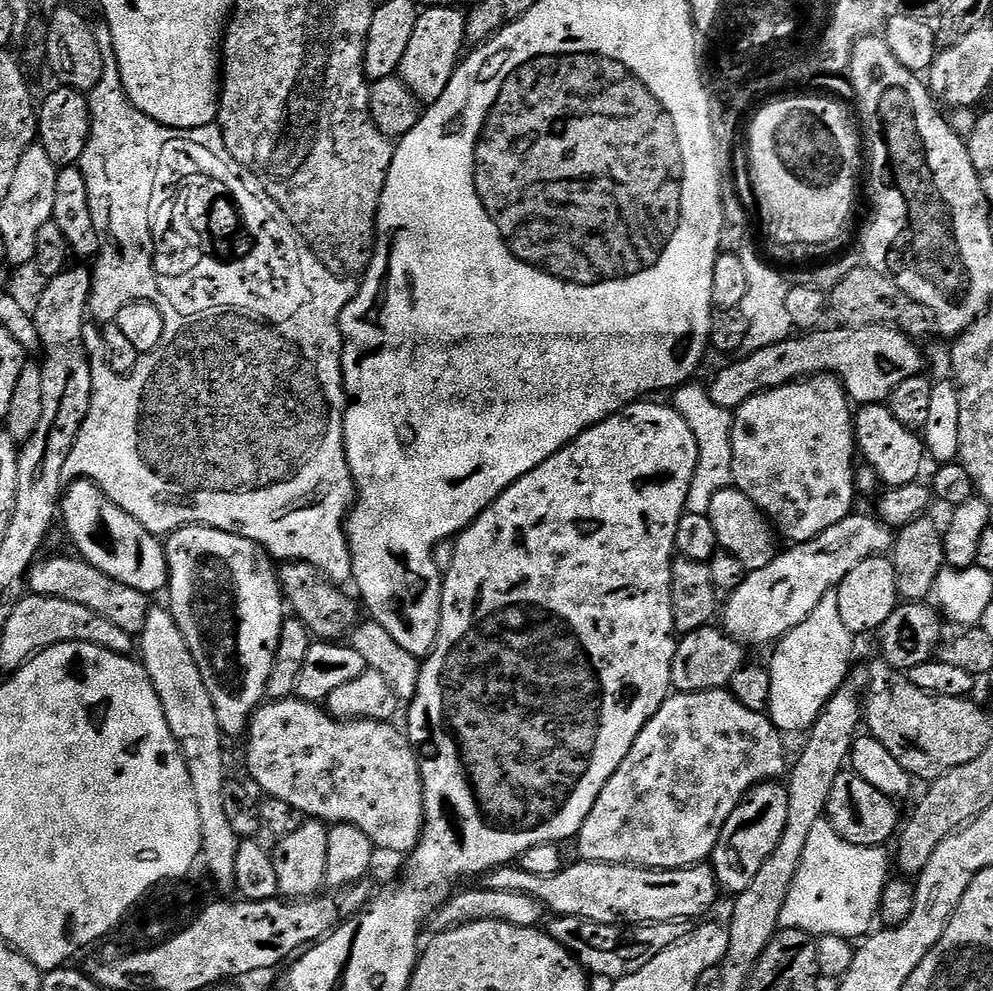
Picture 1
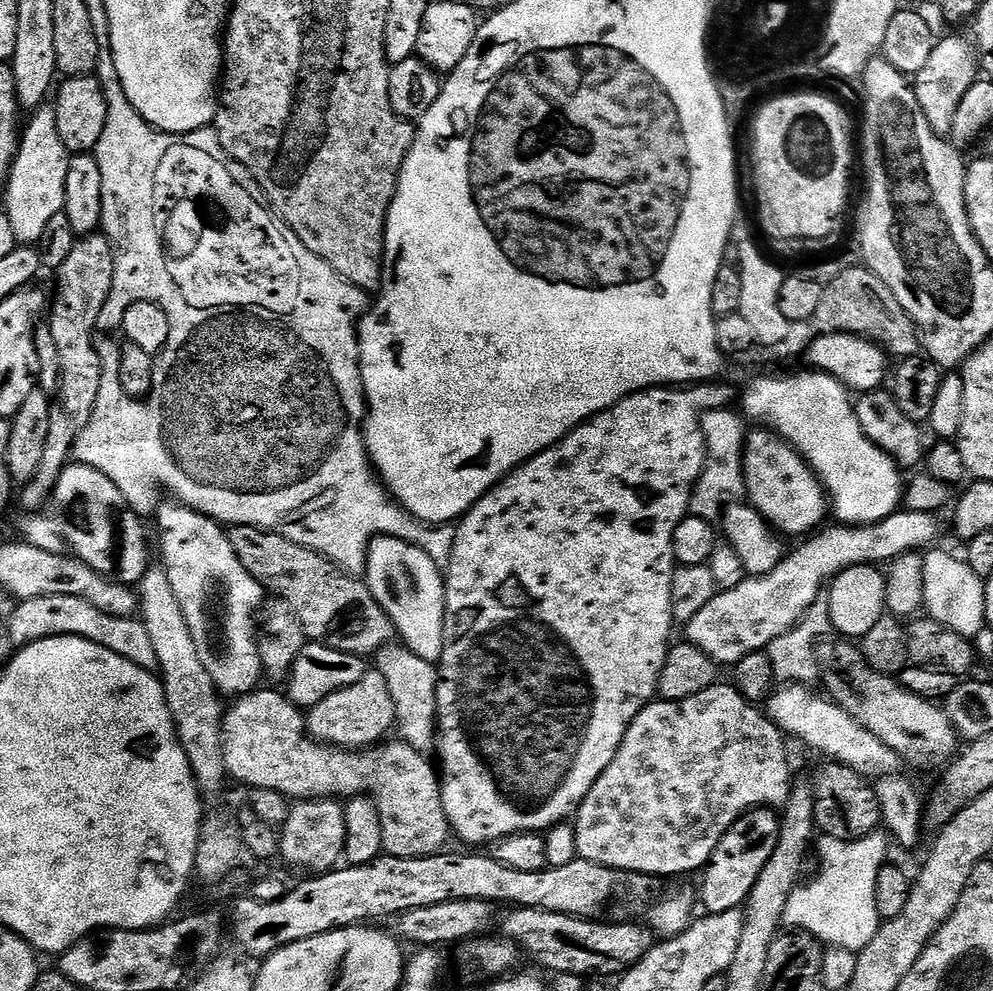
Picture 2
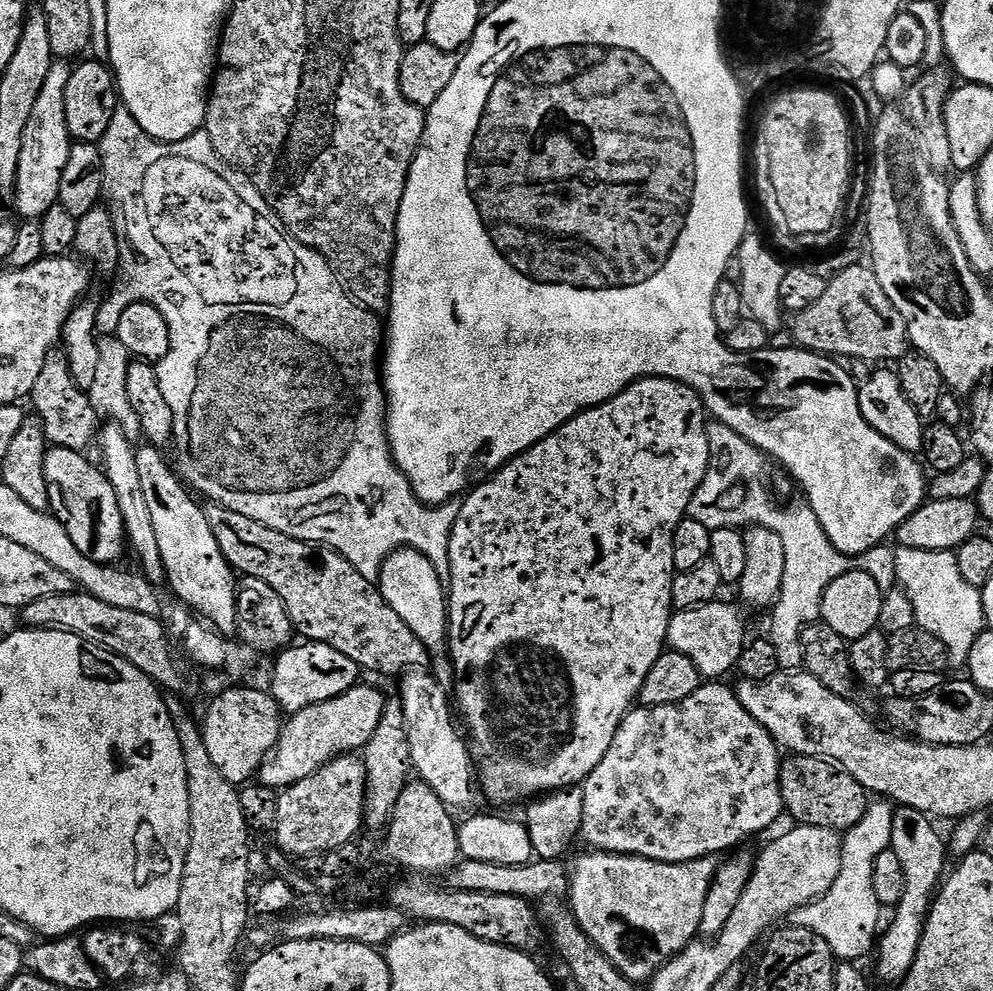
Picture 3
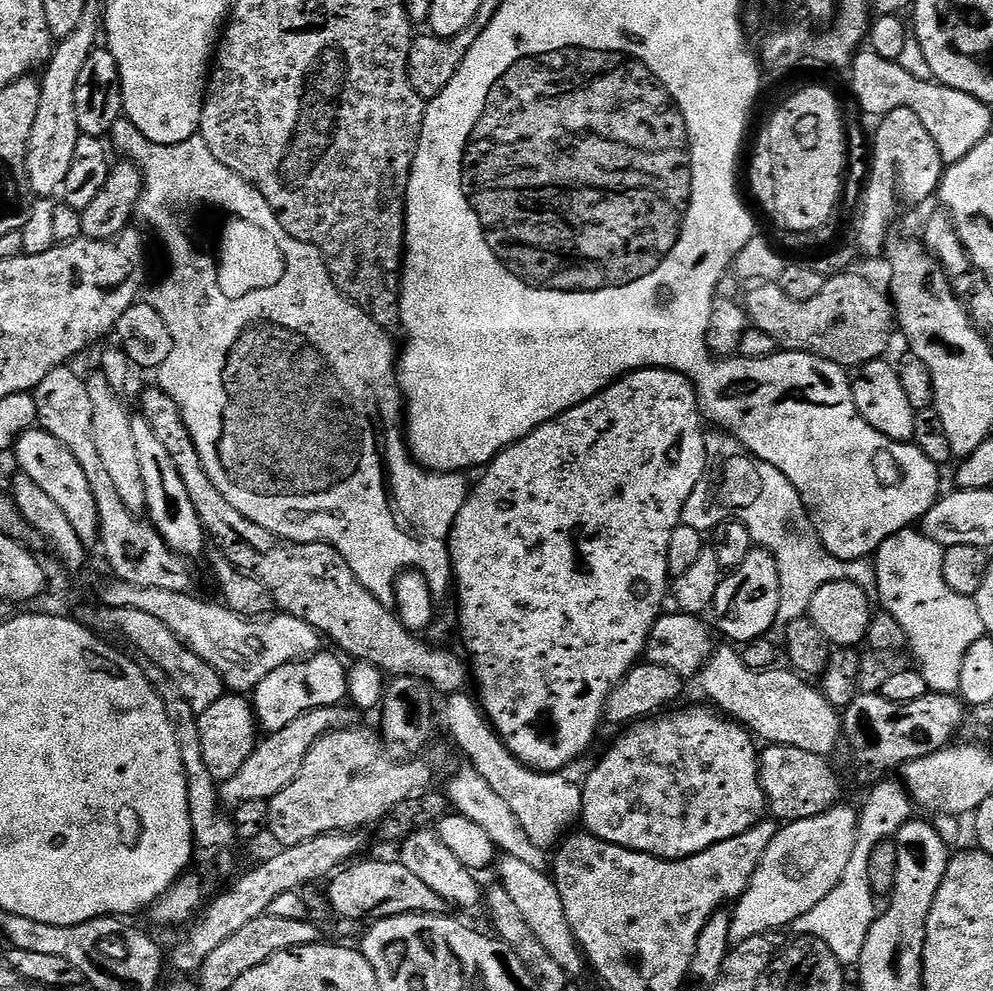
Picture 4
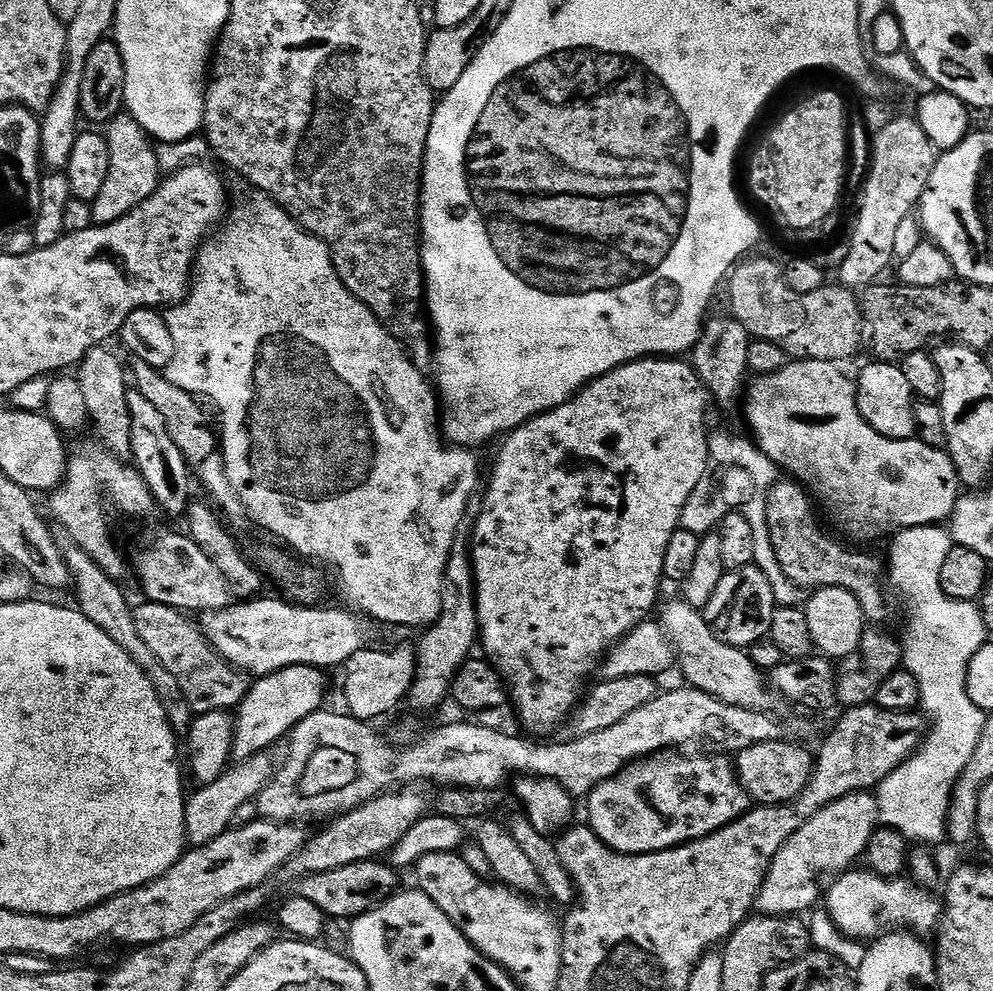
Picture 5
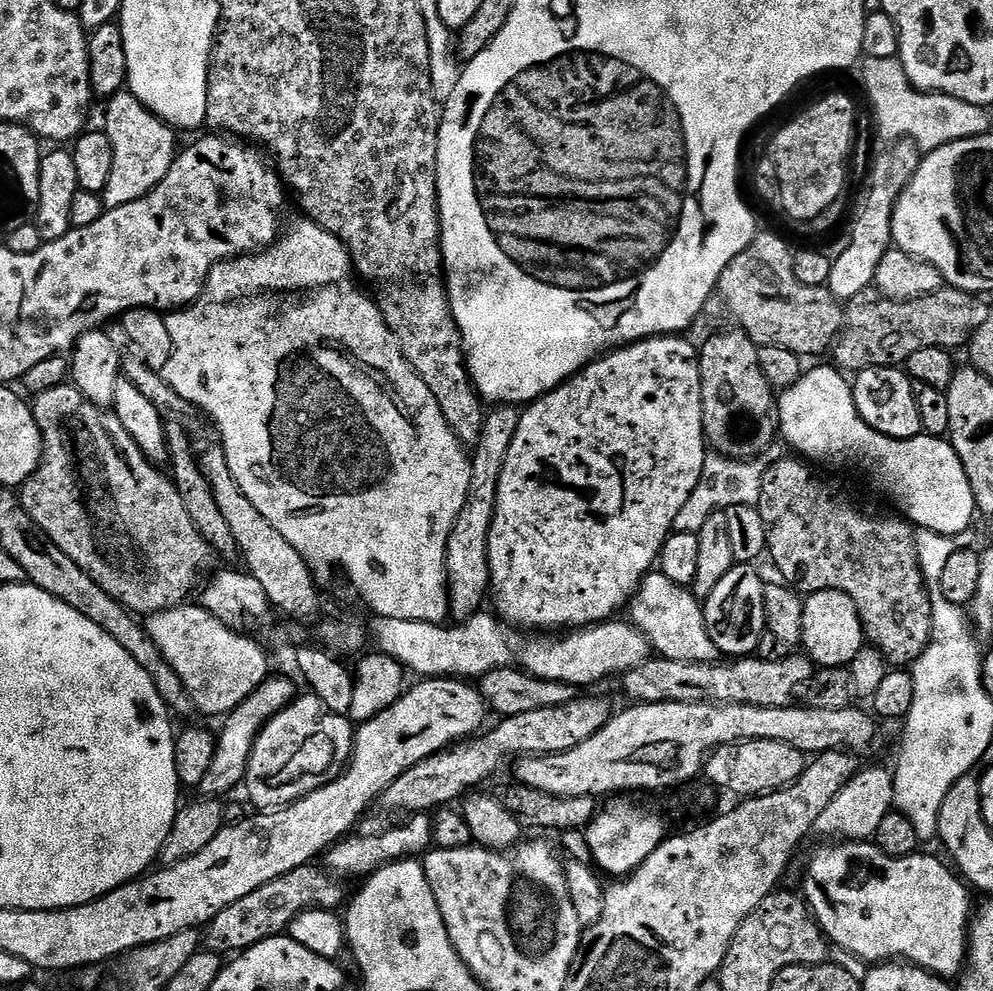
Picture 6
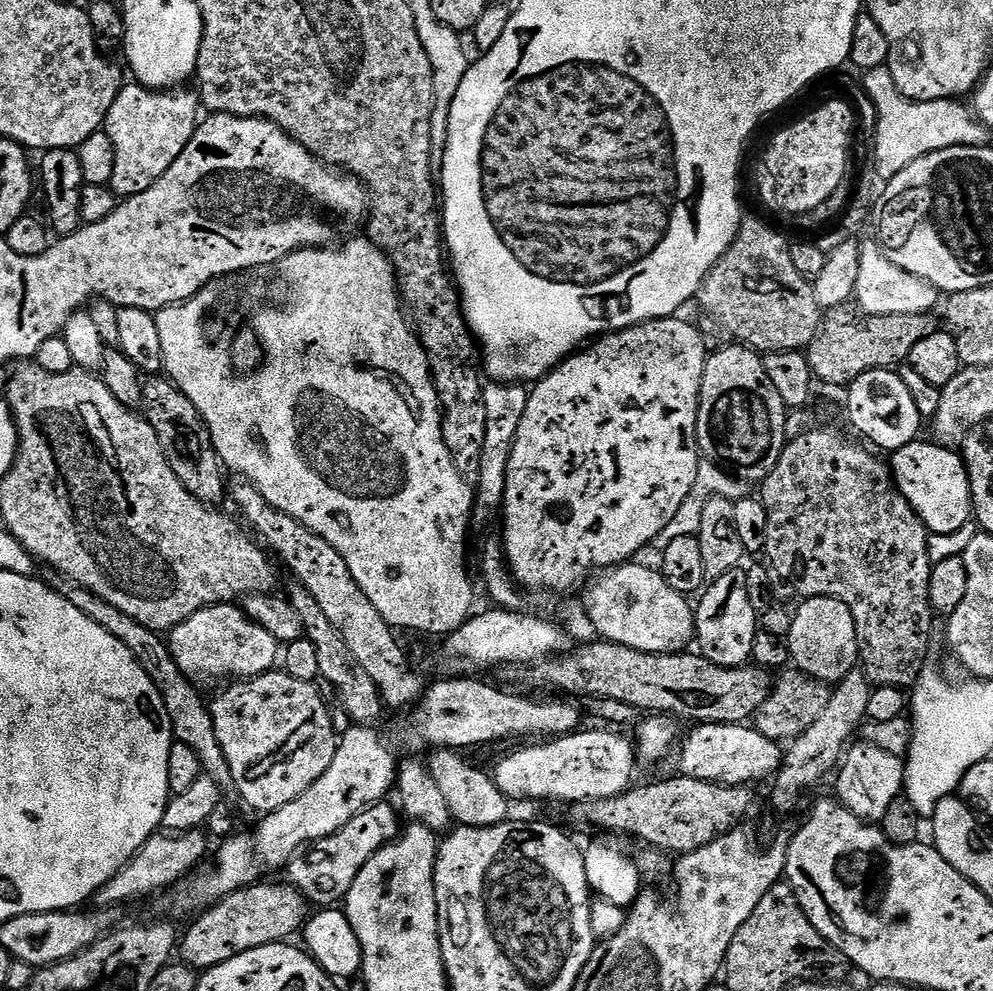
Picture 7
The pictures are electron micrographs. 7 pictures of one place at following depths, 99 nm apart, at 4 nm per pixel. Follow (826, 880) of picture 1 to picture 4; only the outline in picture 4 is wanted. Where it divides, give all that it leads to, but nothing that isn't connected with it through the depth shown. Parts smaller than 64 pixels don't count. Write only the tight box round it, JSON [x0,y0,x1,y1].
[790,778,914,966]

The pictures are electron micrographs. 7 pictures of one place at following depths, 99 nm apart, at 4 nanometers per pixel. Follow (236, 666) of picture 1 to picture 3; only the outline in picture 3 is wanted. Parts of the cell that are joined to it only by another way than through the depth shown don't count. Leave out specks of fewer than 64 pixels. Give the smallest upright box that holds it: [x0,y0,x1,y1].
[136,446,237,633]

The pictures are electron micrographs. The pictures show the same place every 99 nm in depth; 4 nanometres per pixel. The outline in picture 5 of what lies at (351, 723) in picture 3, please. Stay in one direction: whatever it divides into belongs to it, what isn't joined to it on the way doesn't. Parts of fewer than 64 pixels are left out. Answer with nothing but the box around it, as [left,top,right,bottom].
[184,752,274,846]

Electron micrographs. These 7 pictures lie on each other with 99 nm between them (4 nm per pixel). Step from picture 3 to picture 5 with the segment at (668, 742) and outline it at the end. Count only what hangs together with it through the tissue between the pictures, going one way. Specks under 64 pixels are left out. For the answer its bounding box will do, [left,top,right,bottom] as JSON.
[586,750,750,856]

